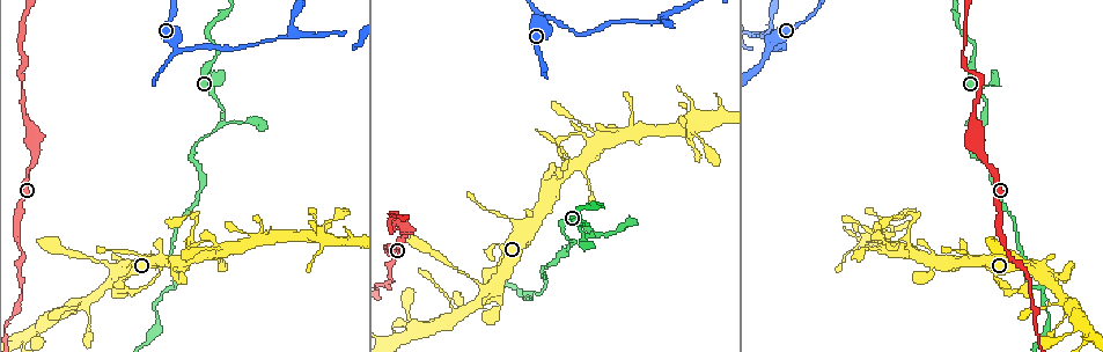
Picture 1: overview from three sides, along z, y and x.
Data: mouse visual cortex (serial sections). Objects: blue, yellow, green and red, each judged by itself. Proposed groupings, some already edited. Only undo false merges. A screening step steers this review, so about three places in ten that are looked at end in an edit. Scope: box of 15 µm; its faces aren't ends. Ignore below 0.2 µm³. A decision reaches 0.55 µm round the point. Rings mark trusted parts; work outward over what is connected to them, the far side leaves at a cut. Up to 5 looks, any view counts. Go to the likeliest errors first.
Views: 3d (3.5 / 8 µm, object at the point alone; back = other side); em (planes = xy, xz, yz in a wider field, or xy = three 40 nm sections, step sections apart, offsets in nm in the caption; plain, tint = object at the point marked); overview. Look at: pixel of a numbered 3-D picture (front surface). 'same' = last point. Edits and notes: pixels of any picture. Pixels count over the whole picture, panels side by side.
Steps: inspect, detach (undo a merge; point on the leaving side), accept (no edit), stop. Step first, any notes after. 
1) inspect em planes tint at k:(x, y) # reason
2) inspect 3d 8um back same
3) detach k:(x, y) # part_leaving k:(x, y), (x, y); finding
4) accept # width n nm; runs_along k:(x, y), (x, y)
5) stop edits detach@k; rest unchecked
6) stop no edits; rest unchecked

inspect 3d 3.5um at 1:(972, 43) # abrupt turn

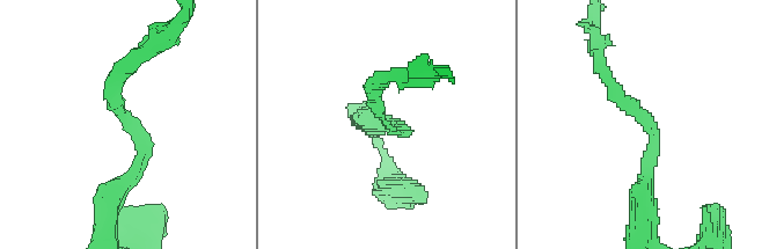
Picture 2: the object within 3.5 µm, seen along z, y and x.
accept # runs_along 2:(644, 188), (653, 131), (600, 67); all the same cell

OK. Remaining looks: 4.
inspect 3d 3.5um at 1:(767, 50) # three-way junction

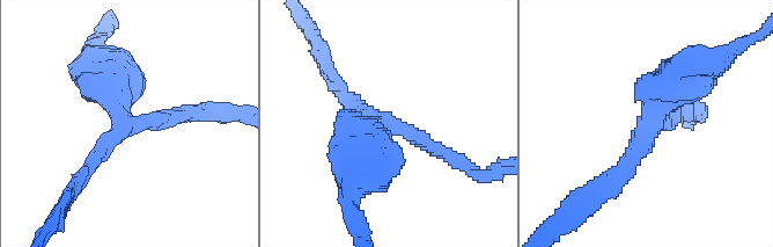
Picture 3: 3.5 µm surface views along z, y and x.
inspect em xy step 2 tint at 3:(123, 123) # now the EM

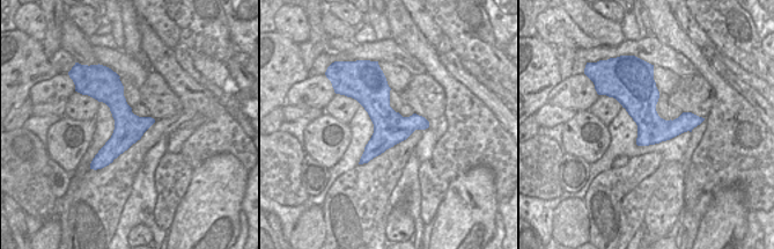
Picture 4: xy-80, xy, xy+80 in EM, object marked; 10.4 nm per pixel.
accept # arms 3; arm_widths 200, 200, 600 nm; runs_along 3:(100, 63), (125, 123), (192, 113); one cell here

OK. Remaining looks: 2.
stop no edits; rest unchecked

